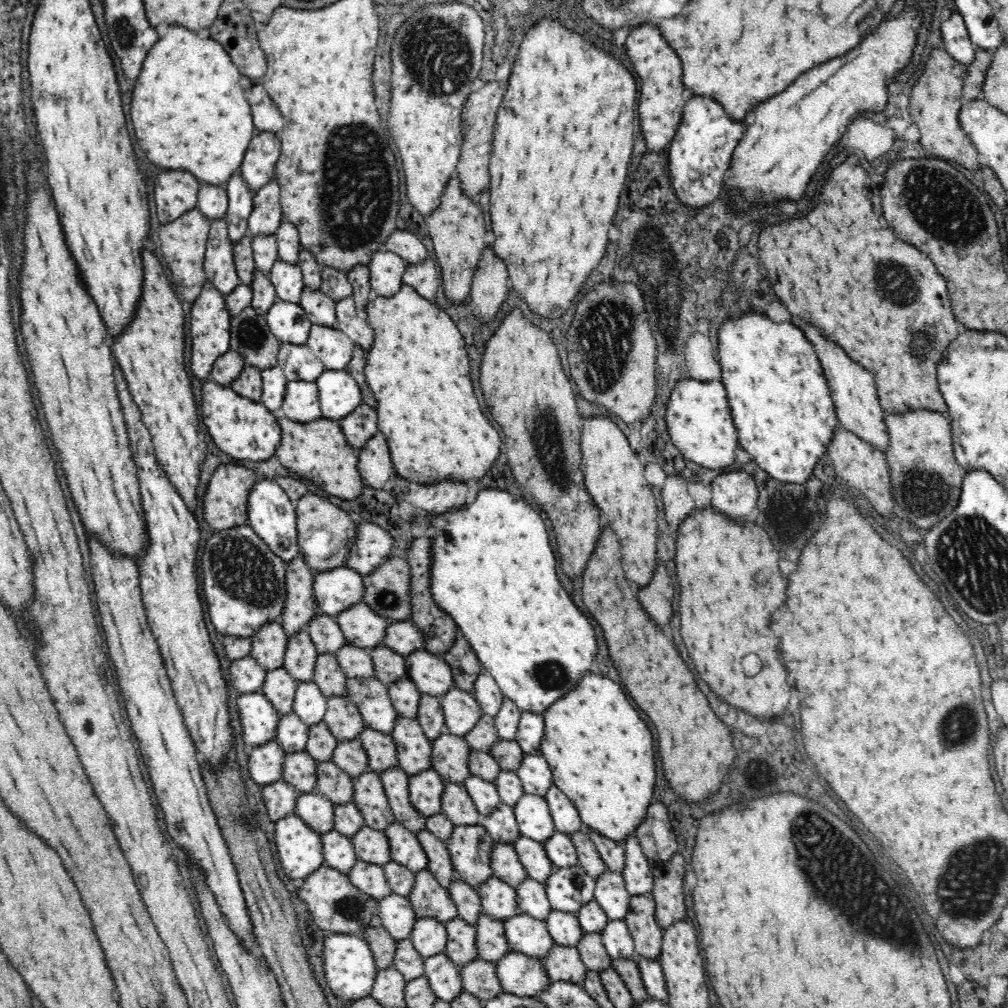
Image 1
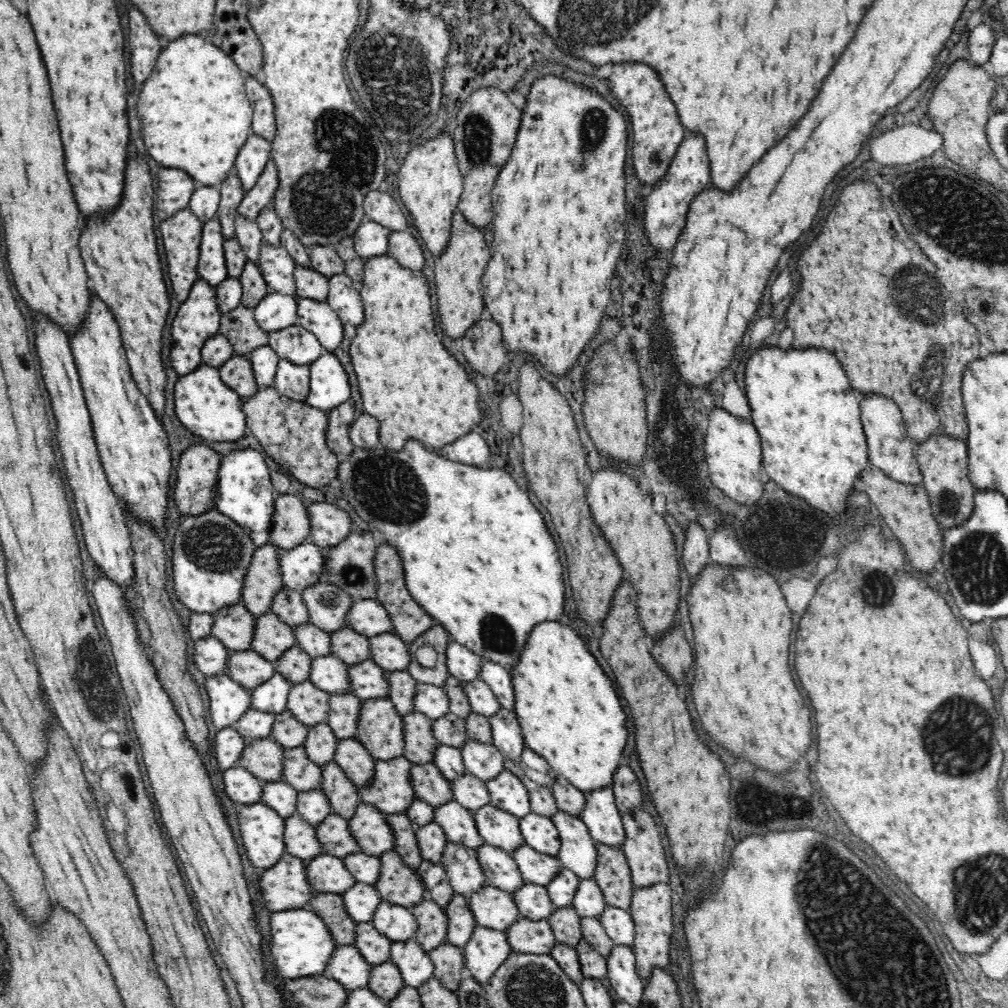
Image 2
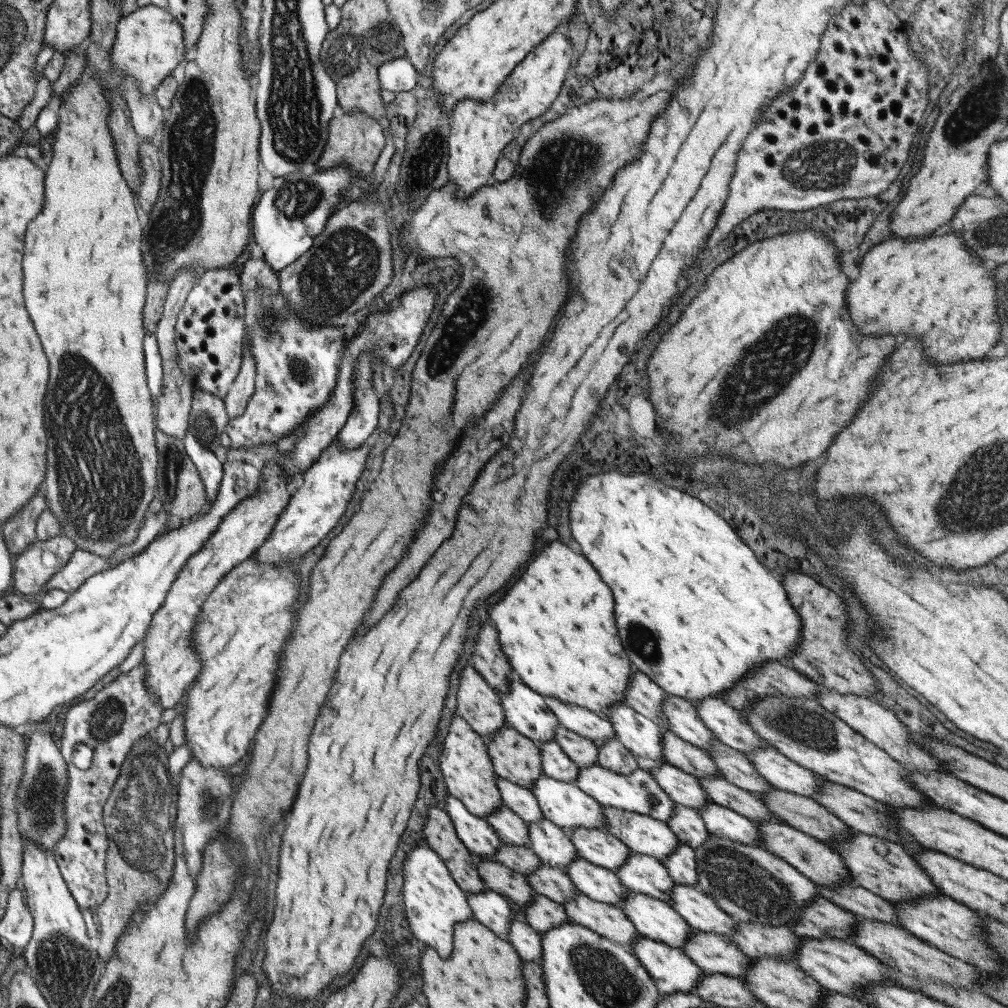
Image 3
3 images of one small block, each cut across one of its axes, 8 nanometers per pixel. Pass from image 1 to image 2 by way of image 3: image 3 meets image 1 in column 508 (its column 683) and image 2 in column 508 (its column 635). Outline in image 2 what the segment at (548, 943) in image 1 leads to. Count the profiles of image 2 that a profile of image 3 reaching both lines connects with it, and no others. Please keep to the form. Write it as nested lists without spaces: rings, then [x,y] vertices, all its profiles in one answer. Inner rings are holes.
[[[489,882],[484,883],[467,900],[470,911],[480,926],[505,932],[520,918],[512,893]]]

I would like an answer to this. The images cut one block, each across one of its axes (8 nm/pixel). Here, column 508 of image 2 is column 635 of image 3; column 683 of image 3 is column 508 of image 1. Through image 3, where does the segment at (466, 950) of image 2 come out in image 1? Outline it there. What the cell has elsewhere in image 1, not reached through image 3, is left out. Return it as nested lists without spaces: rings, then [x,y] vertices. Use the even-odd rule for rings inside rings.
[[[510,950],[501,956],[495,967],[502,990],[519,997],[538,996],[550,984],[540,957]]]

